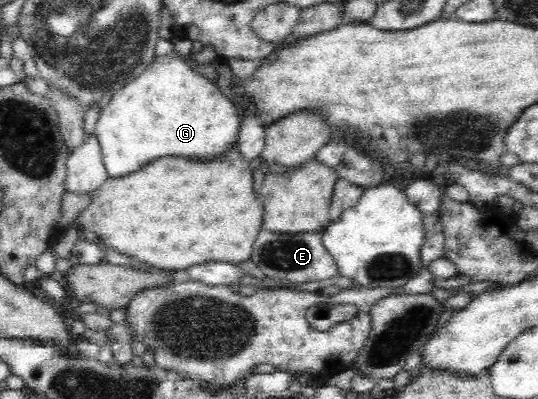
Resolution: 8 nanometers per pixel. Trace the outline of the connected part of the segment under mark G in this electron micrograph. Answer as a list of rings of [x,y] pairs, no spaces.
[[[166,55],[166,57],[160,57],[160,59],[153,59],[136,78],[132,78],[125,83],[119,90],[113,94],[112,99],[105,105],[104,109],[100,112],[95,126],[95,137],[99,141],[101,147],[102,162],[107,170],[108,178],[120,178],[135,173],[142,169],[142,167],[148,166],[152,161],[161,159],[162,157],[178,157],[178,158],[192,158],[192,159],[212,159],[216,157],[216,154],[221,154],[224,150],[228,150],[230,146],[233,146],[239,138],[239,127],[241,126],[240,117],[236,106],[232,104],[229,98],[226,98],[220,92],[220,89],[216,85],[212,85],[210,80],[206,81],[198,71],[190,69],[188,63],[184,63],[182,59],[178,59],[176,55]]]

